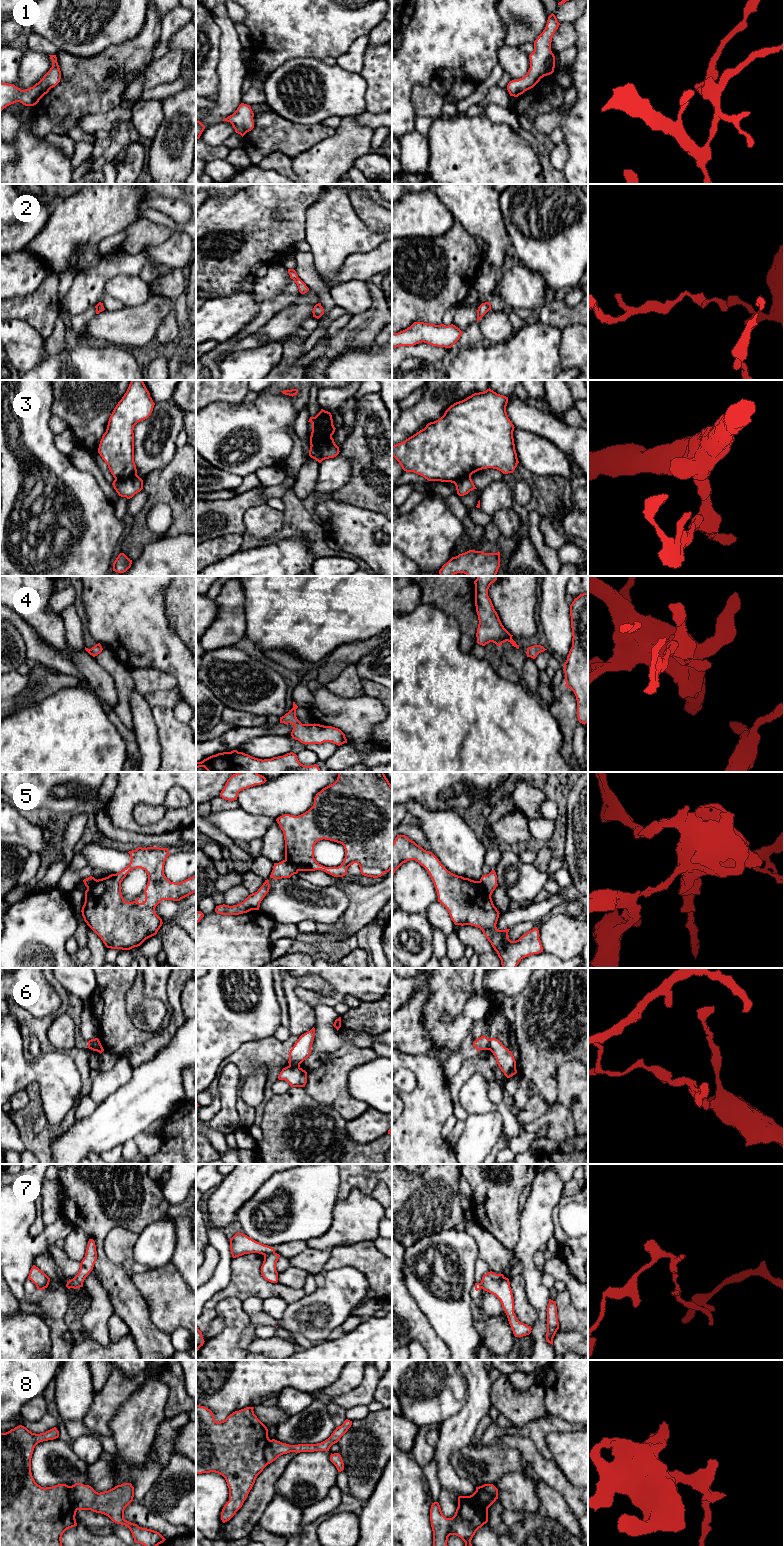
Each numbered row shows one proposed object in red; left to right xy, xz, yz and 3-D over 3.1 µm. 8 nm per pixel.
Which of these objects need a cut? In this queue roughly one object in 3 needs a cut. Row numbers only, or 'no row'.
3, 5, 6, 7, 8

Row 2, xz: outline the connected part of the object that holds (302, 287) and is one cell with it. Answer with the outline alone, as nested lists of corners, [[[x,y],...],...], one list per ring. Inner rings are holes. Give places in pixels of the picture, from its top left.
[[[288,269],[288,273],[290,275],[290,278],[294,280],[294,282],[297,284],[299,292],[301,294],[305,294],[309,291],[309,288],[306,286],[306,284],[298,277],[296,271],[294,269]]]

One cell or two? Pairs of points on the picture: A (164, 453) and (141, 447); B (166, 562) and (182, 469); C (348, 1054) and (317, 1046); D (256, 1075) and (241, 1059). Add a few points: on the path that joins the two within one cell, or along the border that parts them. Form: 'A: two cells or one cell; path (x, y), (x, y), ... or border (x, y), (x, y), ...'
A: one cell; path (158, 447), (147, 447)
B: two cells; border (185, 533), (174, 536), (164, 535)
C: two cells; border (338, 1031), (343, 1039), (343, 1043), (332, 1053)
D: two cells; border (268, 1068), (265, 1065), (253, 1065), (244, 1077)

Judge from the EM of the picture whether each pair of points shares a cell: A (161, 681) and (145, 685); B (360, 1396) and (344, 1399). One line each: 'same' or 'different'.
A: same
B: same

